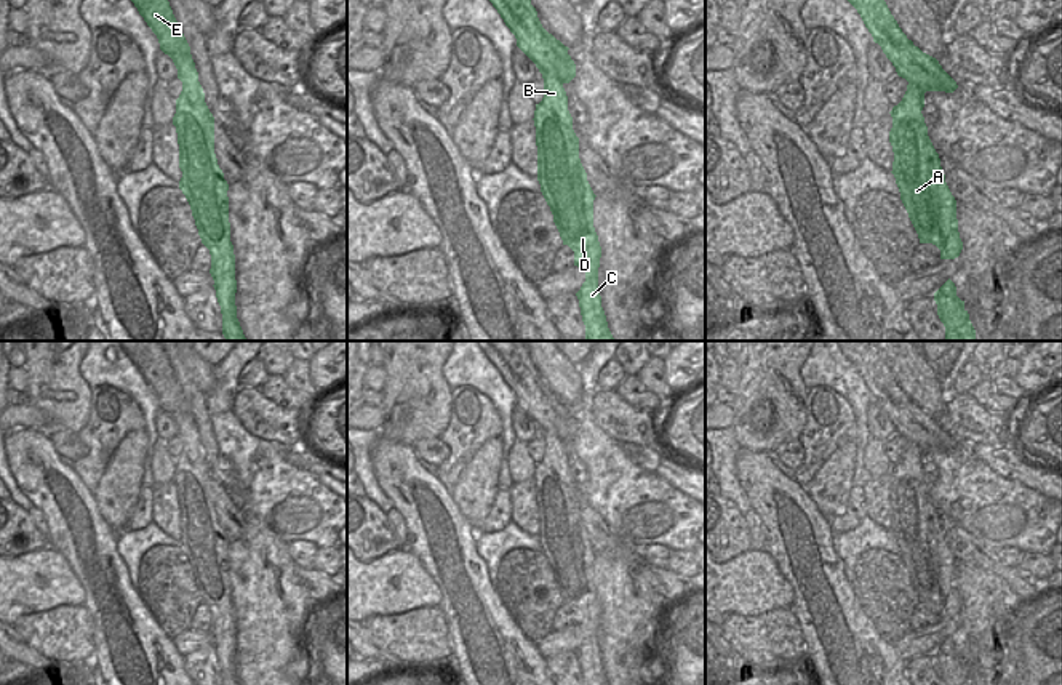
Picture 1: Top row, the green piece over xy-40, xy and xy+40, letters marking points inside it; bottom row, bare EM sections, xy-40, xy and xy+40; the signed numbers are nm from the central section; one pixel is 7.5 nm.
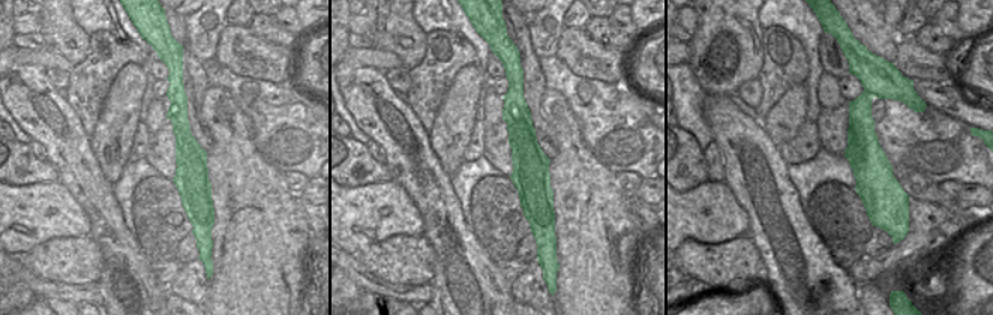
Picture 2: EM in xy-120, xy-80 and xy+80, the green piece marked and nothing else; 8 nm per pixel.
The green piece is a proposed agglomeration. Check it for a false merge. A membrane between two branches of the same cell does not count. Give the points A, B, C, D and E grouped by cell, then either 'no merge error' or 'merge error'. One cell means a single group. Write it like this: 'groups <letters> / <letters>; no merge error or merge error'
groups A B C D / E; merge error

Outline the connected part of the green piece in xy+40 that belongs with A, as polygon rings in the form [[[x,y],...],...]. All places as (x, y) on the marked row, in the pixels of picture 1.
[[[908,83],[902,101],[889,112],[892,117],[889,142],[894,152],[891,173],[920,243],[936,245],[940,259],[955,259],[963,250],[956,200],[928,136],[923,107],[924,93]]]

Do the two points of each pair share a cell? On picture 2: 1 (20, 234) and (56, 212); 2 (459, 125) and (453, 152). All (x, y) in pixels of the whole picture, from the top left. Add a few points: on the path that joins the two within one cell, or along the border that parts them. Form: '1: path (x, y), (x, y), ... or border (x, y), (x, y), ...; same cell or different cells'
1: path (29, 234), (33, 234), (47, 221); same cell
2: path (455, 131), (453, 146); same cell

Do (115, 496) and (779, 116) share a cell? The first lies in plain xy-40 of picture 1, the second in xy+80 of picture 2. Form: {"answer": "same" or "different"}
{"answer": "same"}

